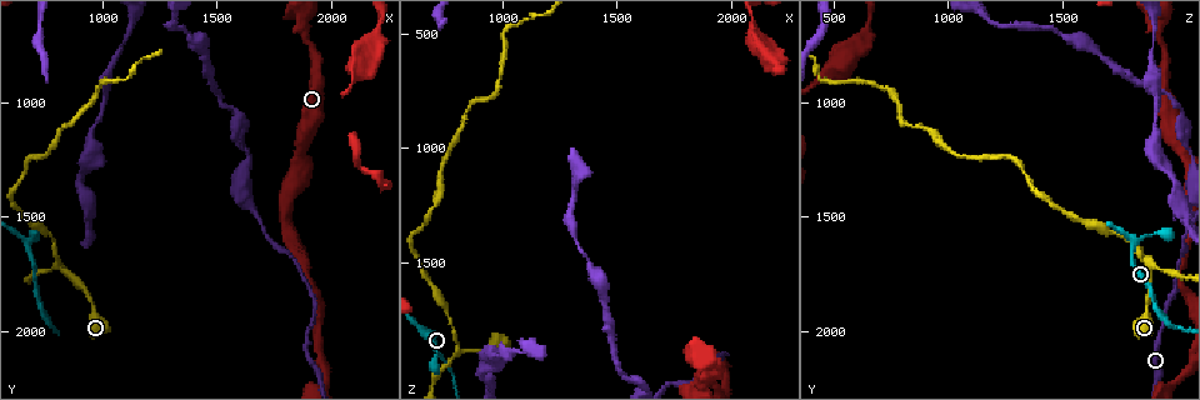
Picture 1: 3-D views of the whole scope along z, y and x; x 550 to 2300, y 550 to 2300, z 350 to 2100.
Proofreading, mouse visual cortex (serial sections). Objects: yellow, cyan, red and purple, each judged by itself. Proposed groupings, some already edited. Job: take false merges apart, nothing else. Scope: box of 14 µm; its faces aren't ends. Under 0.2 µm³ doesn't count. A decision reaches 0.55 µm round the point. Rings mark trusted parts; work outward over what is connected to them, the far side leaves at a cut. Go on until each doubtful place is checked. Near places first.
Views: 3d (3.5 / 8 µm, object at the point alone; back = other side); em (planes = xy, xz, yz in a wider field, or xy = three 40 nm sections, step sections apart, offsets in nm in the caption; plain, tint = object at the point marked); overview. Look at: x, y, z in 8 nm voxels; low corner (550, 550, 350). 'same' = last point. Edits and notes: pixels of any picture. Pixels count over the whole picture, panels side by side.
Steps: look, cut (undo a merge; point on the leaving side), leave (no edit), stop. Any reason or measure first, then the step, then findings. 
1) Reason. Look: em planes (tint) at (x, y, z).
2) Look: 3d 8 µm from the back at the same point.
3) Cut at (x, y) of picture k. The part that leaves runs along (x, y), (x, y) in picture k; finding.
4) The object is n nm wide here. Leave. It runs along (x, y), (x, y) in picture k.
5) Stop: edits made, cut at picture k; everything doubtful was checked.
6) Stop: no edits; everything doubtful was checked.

Calibre changes. Look: 3d 8 µm at (1580, 1140, 2010).

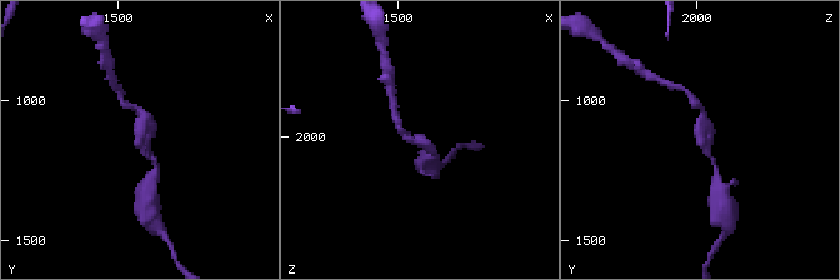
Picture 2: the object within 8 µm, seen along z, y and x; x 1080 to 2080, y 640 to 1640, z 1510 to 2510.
Shape alone is not enough. Look: em xy step 3 (tint) at (1580, 1140, 2030).

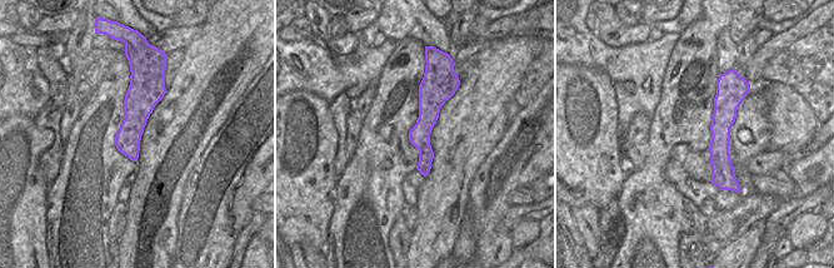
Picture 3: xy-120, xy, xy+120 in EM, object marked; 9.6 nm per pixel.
Leave. It runs along (156, 165), (136, 110) in picture 2; one cell here.

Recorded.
A narrow waist. Look: 3d 8 µm at (810, 1720, 1900).

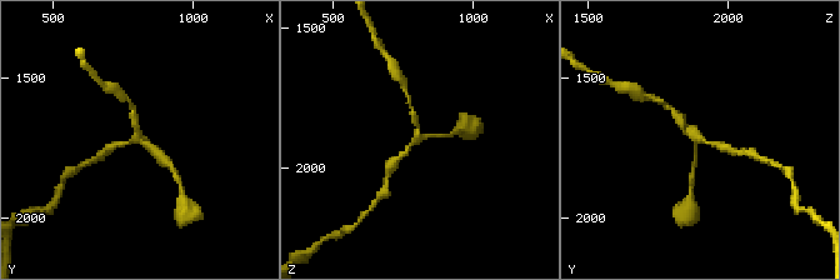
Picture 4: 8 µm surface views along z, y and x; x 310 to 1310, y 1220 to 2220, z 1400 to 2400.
3 arms meet here; the arms are 150, 200, 200 nm wide; need the tissue. Look: em xy step 3 (tint) at (810, 1700, 1900).

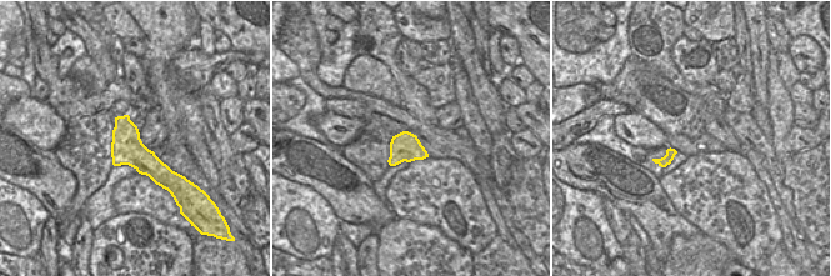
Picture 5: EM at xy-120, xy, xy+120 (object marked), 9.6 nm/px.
Leave. It runs along (166, 163), (138, 135), (133, 114) in picture 4; all the same cell.

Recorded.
Abrupt turn. Look: 3d 8 µm at (670, 1610, 1820).

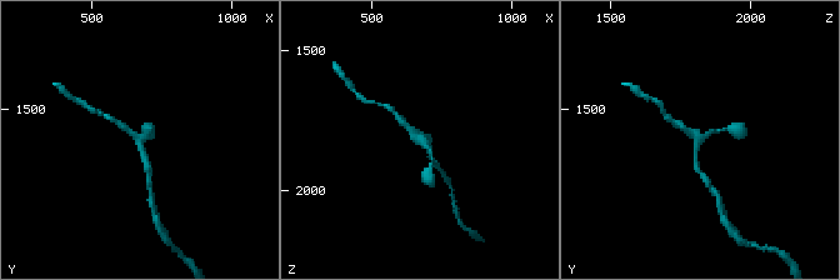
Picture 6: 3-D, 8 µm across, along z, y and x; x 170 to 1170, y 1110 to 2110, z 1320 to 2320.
Look: 3d 3.5 µm from the back at (670, 1620, 1810).

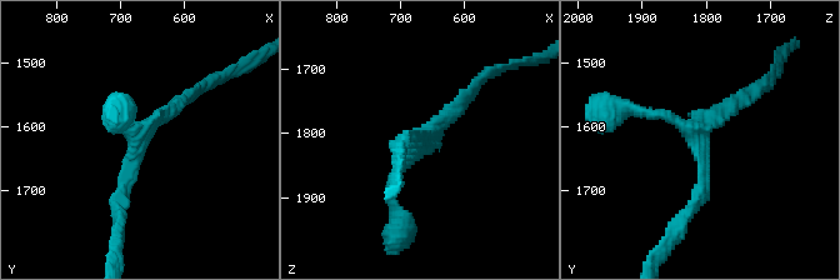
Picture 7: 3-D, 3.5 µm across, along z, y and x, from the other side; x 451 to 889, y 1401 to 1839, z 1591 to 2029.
Need the tissue. Look: em xy step 1 (tint) at (670, 1620, 1815).

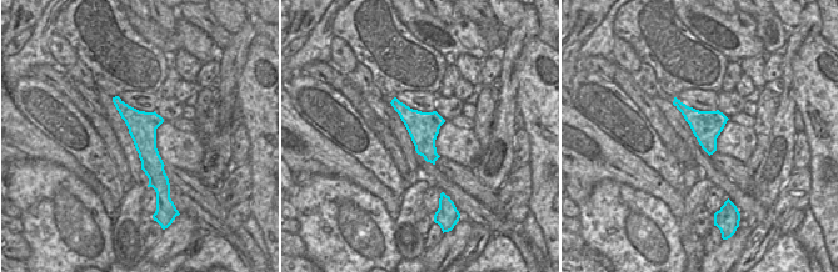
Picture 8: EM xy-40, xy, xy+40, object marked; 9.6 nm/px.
The object is 300 nm wide here. Leave. It runs along (119, 216), (138, 136), (115, 109) in picture 7; one cell here.

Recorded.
Stop: no edits; everything doubtful was checked.

